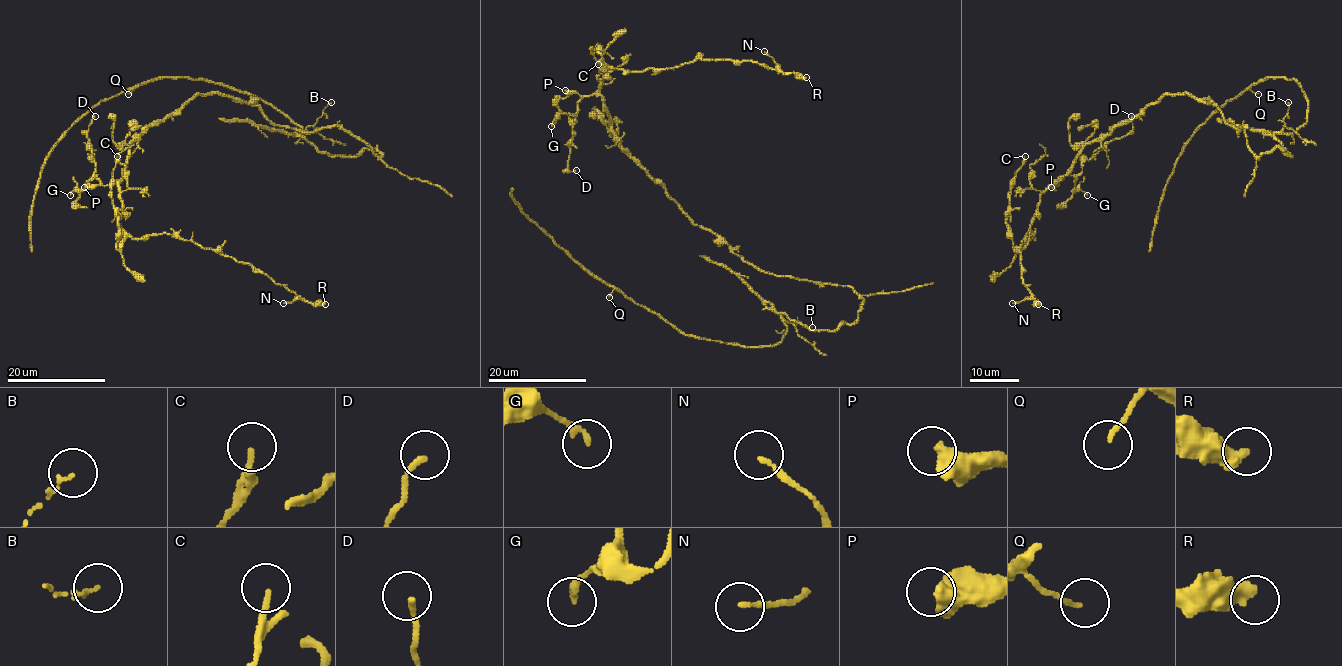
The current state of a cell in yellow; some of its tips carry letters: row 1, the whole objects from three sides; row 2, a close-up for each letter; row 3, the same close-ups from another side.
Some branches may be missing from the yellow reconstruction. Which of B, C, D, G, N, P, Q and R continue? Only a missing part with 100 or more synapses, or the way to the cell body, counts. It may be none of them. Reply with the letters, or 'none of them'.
none of them

